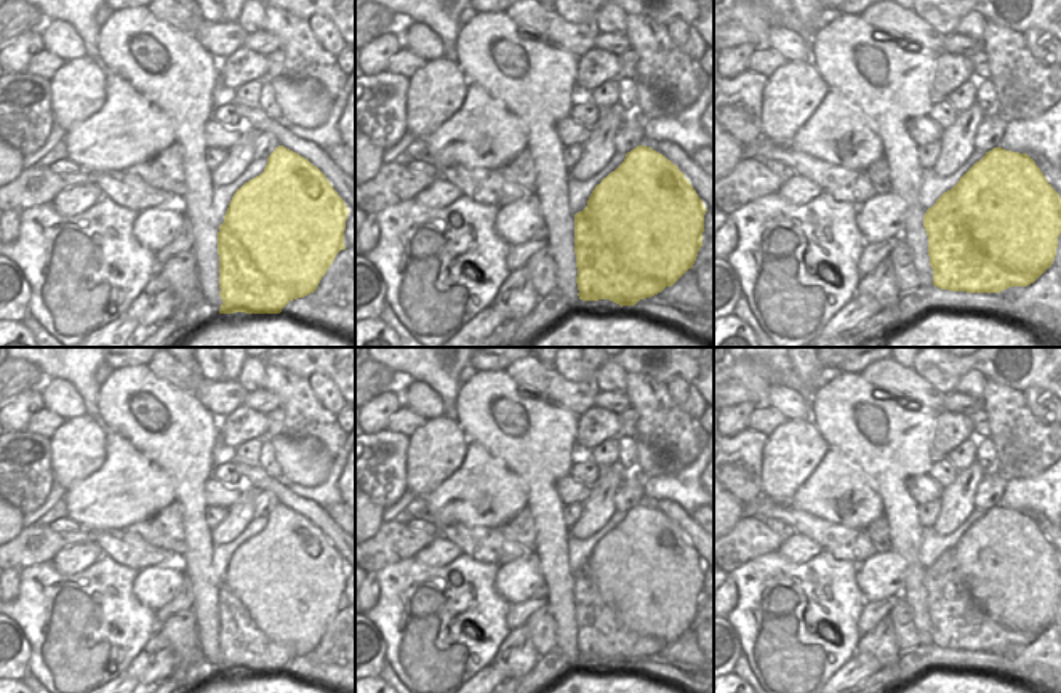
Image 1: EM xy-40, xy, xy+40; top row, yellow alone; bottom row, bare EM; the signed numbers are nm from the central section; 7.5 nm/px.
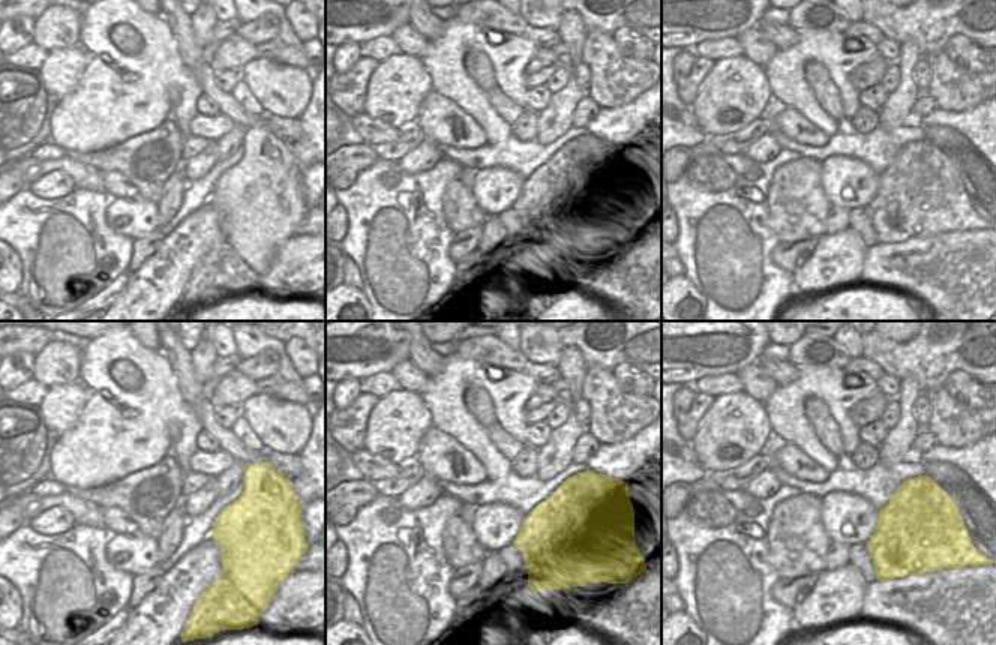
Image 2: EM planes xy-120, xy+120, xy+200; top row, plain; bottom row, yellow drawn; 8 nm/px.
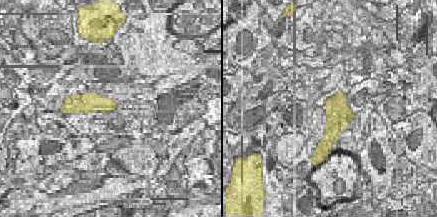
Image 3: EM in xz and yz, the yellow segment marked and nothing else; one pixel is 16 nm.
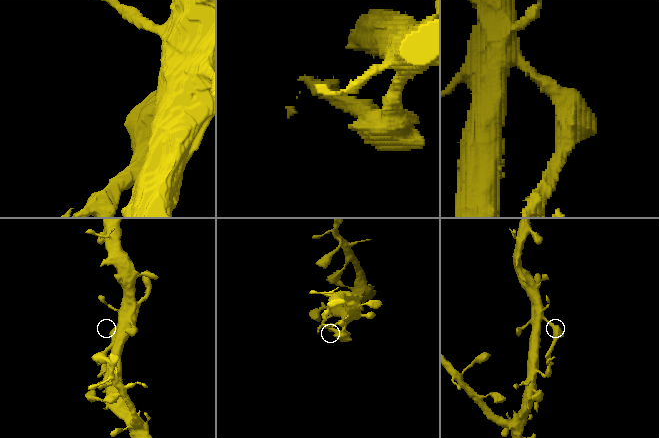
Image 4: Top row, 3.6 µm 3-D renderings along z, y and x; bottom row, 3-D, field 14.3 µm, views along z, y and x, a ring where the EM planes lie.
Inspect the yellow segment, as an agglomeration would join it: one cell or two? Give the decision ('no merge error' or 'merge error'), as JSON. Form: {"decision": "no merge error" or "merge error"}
{"decision": "merge error"}

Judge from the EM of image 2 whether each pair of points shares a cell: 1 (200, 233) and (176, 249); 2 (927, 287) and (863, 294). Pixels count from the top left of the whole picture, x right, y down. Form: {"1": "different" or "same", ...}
{"1": "same", "2": "different"}

